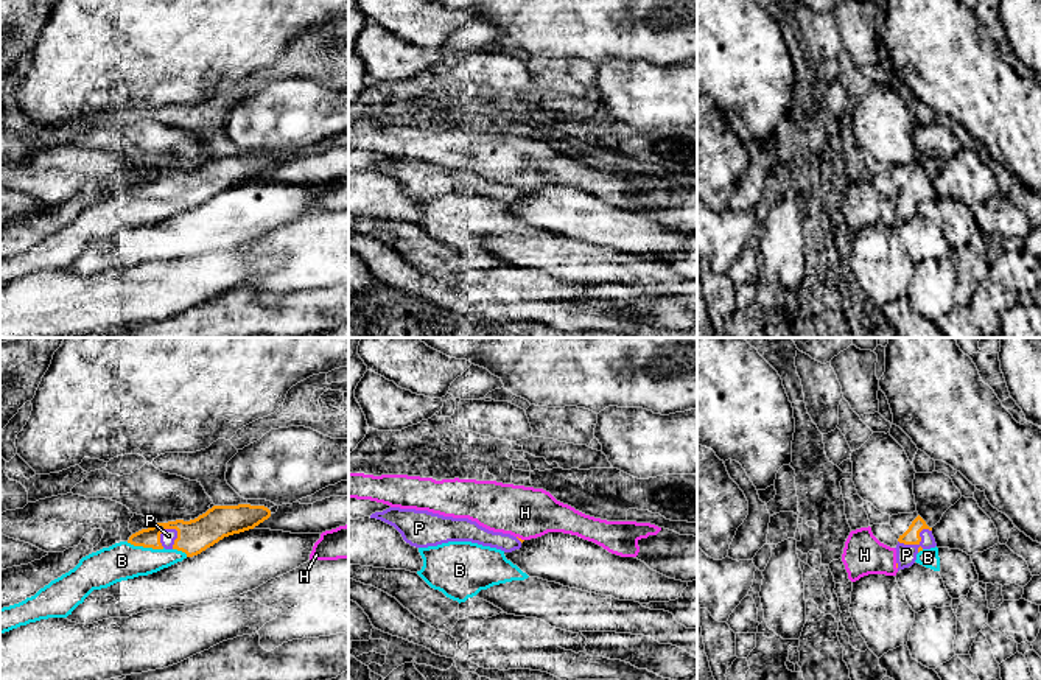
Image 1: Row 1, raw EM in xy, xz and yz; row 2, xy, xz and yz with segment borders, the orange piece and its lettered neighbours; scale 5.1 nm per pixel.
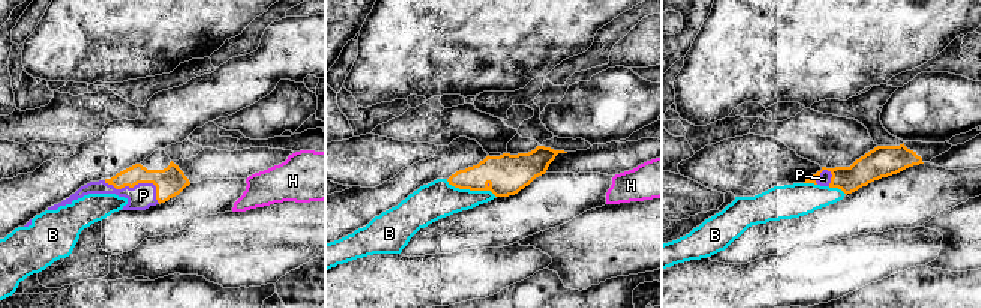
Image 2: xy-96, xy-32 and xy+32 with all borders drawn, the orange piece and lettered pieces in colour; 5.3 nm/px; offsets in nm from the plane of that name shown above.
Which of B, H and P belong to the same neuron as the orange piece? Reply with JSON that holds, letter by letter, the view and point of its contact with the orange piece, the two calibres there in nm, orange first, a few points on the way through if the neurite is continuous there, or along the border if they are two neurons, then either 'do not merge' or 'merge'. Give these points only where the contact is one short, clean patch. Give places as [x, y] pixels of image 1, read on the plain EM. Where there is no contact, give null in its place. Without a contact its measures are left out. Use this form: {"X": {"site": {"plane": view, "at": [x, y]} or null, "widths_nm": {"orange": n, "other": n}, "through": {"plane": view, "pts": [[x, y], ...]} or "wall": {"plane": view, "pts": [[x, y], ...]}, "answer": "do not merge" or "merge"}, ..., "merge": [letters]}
{"B": {"site": {"plane": "xy", "at": [145, 198]}, "widths_nm": {"orange": 160, "other": 190}, "wall": {"plane": "xy", "pts": [[126, 193], [136, 198], [164, 199]]}, "answer": "do not merge"}, "H": {"site": {"plane": "xz", "at": [520, 190]}, "widths_nm": {"orange": 20, "other": 260}, "wall": {"plane": "xz", "pts": [[517, 187], [523, 192]]}, "answer": "do not merge"}, "P": {"site": {"plane": "yz", "at": [918, 193]}, "widths_nm": {"orange": 80, "other": 110}, "through": {"plane": "yz", "pts": [[912, 185], [918, 193], [906, 206]]}, "answer": "merge"}, "merge": ["P"]}

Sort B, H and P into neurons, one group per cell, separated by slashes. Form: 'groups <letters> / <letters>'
groups B / H / P

